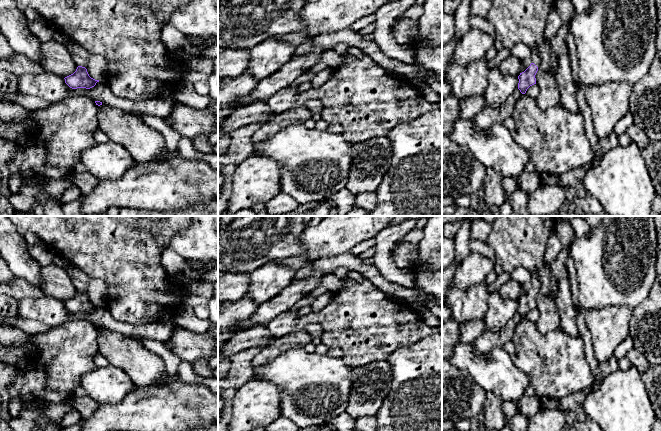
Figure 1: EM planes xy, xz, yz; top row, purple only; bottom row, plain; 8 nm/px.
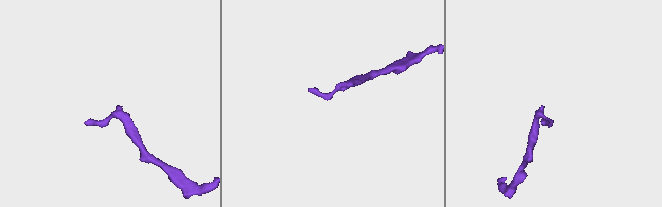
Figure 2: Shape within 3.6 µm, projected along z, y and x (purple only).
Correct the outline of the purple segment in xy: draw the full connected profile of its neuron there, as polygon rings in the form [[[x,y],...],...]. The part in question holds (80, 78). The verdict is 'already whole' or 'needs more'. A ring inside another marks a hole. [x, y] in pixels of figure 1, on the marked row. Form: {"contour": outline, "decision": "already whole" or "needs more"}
{"contour": [[[78,66],[76,71],[65,77],[65,83],[72,89],[86,88],[90,89],[96,85],[99,80],[91,78],[87,72],[87,69],[82,66]]], "decision": "already whole"}

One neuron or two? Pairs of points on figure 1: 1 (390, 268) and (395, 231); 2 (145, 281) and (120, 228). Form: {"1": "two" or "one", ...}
{"1": "one", "2": "one"}

